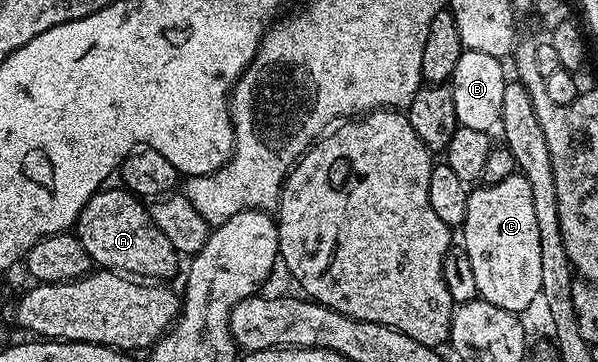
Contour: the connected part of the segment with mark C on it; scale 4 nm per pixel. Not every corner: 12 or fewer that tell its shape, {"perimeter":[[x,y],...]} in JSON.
{"perimeter":[[525,176],[477,185],[459,228],[477,294],[528,312],[543,281]]}

